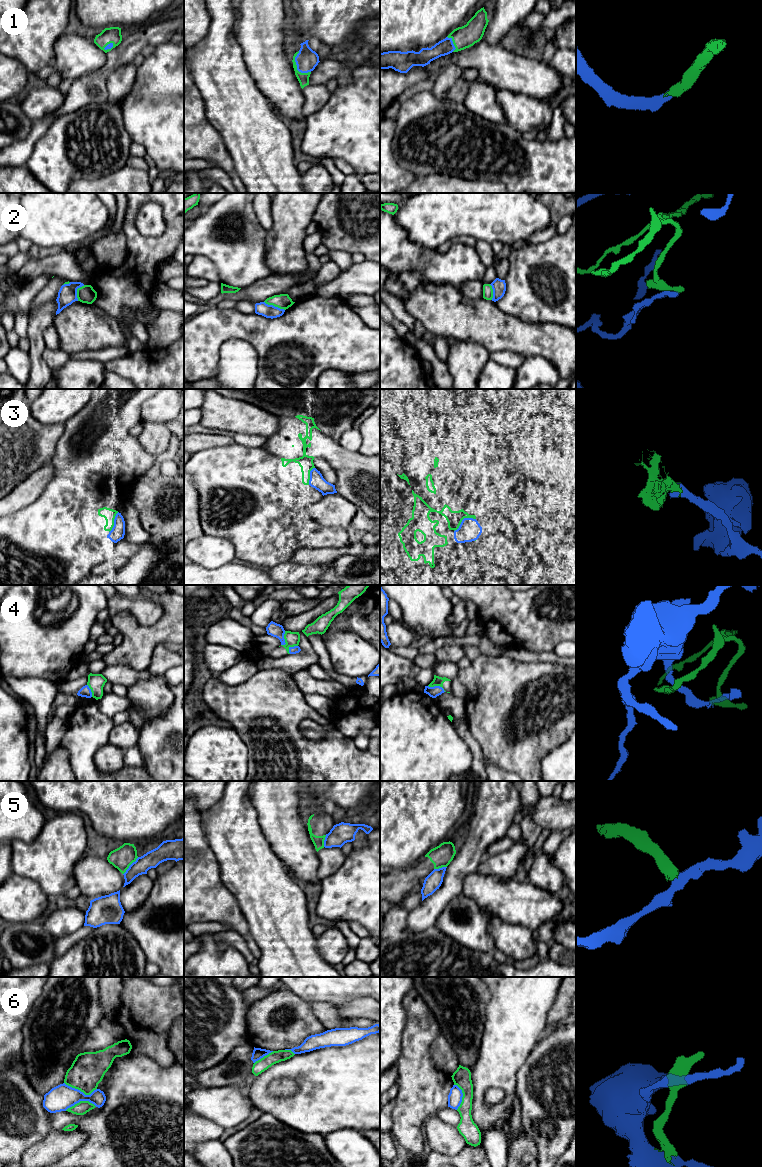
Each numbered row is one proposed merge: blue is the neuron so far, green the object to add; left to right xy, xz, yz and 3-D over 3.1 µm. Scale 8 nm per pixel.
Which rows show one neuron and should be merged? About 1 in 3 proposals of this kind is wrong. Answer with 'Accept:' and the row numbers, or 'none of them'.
Accept: 1, 3

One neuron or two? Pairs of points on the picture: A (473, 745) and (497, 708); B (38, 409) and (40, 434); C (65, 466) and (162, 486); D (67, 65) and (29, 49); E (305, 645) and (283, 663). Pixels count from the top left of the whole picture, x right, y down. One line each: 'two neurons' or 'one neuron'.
A: two neurons
B: two neurons
C: two neurons
D: two neurons
E: one neuron

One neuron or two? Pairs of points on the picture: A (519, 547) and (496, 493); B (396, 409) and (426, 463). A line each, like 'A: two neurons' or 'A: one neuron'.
A: one neuron
B: one neuron

